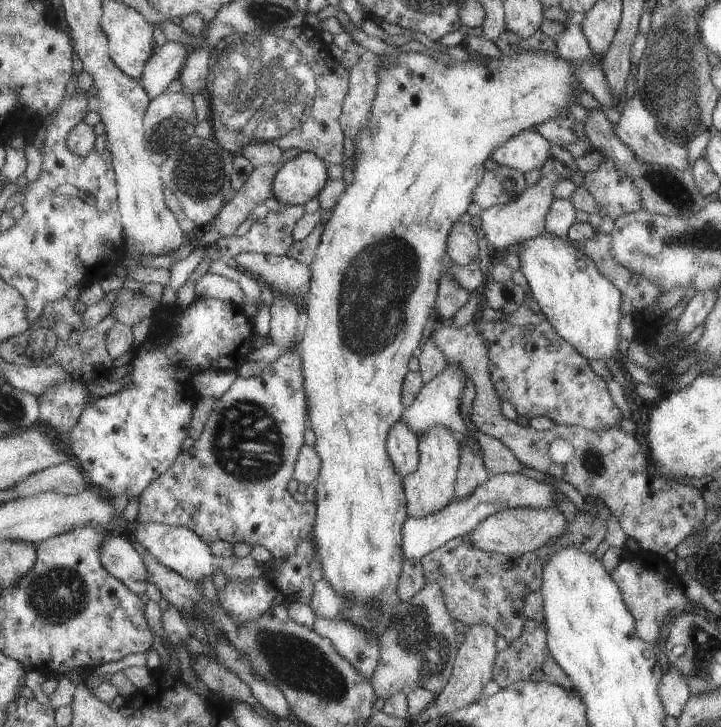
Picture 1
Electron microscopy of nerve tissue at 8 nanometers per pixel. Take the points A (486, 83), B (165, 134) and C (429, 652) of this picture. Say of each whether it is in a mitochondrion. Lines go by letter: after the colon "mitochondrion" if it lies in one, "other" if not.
A: other
B: mitochondrion
C: mitochondrion

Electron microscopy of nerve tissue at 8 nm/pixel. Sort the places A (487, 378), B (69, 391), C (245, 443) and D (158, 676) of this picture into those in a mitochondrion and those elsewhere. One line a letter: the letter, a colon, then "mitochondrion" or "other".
A: other
B: other
C: mitochondrion
D: other

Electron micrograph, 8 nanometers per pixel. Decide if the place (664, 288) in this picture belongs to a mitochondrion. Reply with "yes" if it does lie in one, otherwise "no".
no

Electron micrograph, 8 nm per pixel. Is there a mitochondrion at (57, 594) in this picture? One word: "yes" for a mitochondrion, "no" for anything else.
yes

